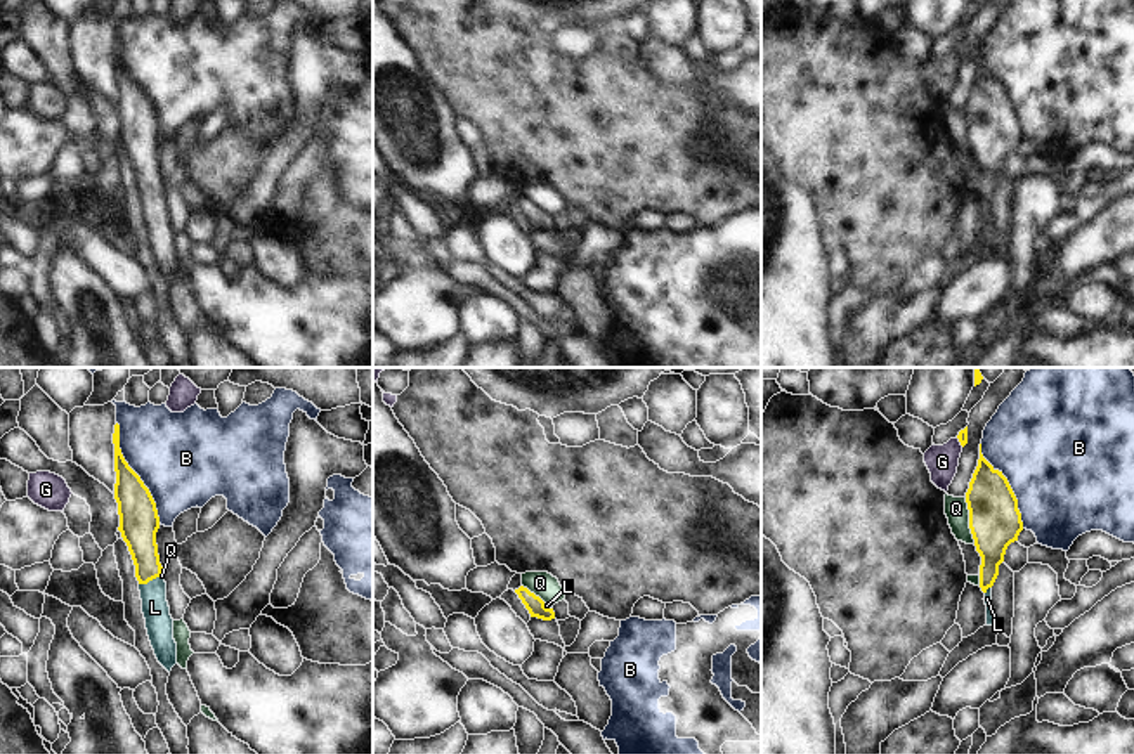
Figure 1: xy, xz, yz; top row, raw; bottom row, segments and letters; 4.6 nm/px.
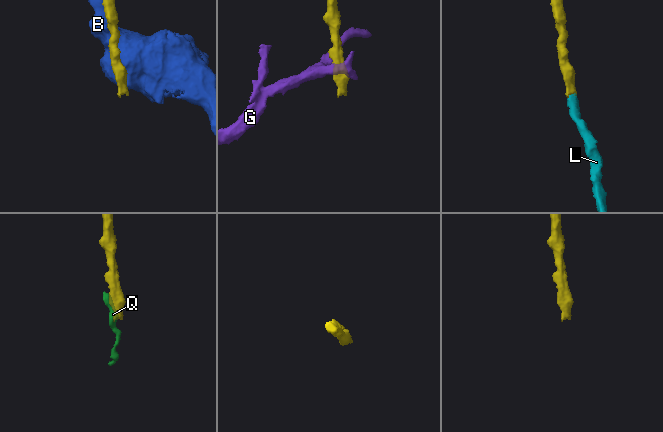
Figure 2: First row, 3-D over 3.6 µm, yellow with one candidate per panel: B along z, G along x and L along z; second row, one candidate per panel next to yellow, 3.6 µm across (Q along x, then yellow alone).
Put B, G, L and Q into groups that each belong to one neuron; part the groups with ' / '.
B / G / L / Q

